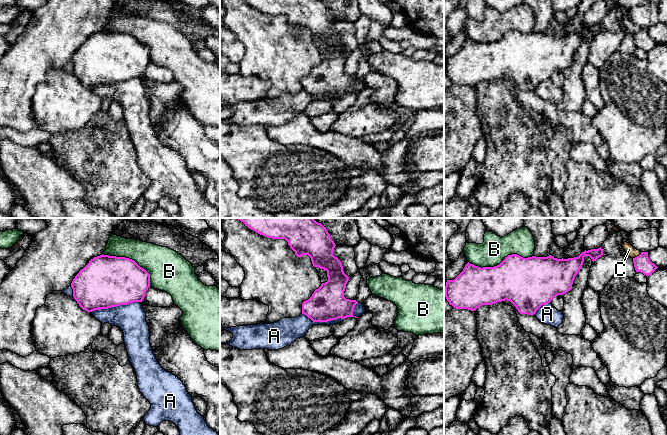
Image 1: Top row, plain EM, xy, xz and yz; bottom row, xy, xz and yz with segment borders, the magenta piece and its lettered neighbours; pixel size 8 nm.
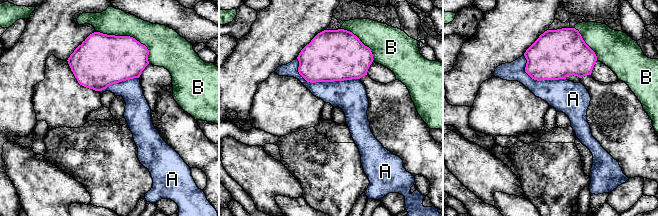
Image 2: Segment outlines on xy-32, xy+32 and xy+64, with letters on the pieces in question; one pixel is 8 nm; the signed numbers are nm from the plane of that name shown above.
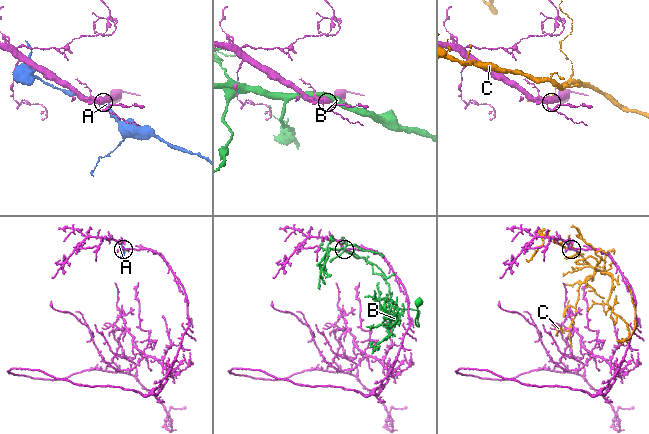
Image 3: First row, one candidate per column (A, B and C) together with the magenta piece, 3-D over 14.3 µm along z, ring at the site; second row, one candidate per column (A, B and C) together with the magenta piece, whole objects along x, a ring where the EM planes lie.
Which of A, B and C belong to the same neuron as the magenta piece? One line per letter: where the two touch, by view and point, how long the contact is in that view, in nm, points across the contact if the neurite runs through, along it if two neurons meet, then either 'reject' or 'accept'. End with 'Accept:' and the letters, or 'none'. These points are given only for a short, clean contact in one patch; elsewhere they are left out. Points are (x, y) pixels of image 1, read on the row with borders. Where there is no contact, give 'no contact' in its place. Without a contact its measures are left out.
A: xy (115, 306) | 400 nm | reject
B: yz (501, 262) | 500 nm | reject
C: yz (637, 256) | 90 nm | along yz (641, 252), (633, 258) | reject
Accept: none

